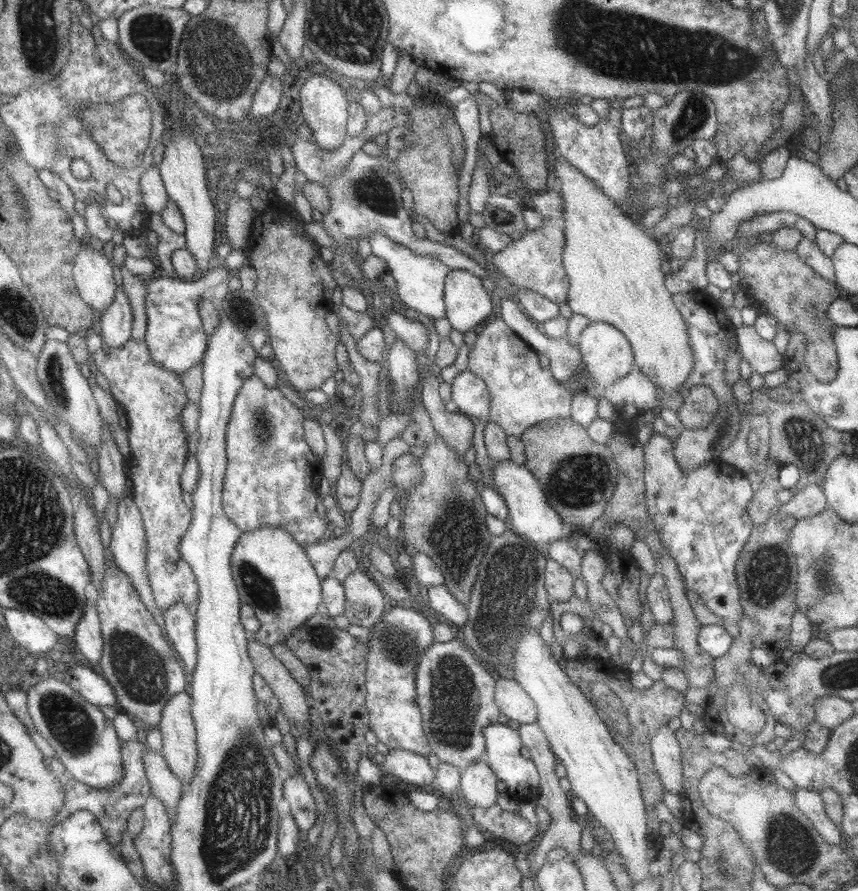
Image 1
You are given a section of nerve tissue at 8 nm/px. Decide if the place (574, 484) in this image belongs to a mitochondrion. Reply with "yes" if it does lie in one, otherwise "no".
yes

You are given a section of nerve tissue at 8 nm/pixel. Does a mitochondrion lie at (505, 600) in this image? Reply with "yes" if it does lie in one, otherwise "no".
yes

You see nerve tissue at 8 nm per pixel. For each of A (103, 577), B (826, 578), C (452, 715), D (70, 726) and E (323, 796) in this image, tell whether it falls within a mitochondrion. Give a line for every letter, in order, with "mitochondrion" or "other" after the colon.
A: other
B: mitochondrion
C: mitochondrion
D: mitochondrion
E: other

